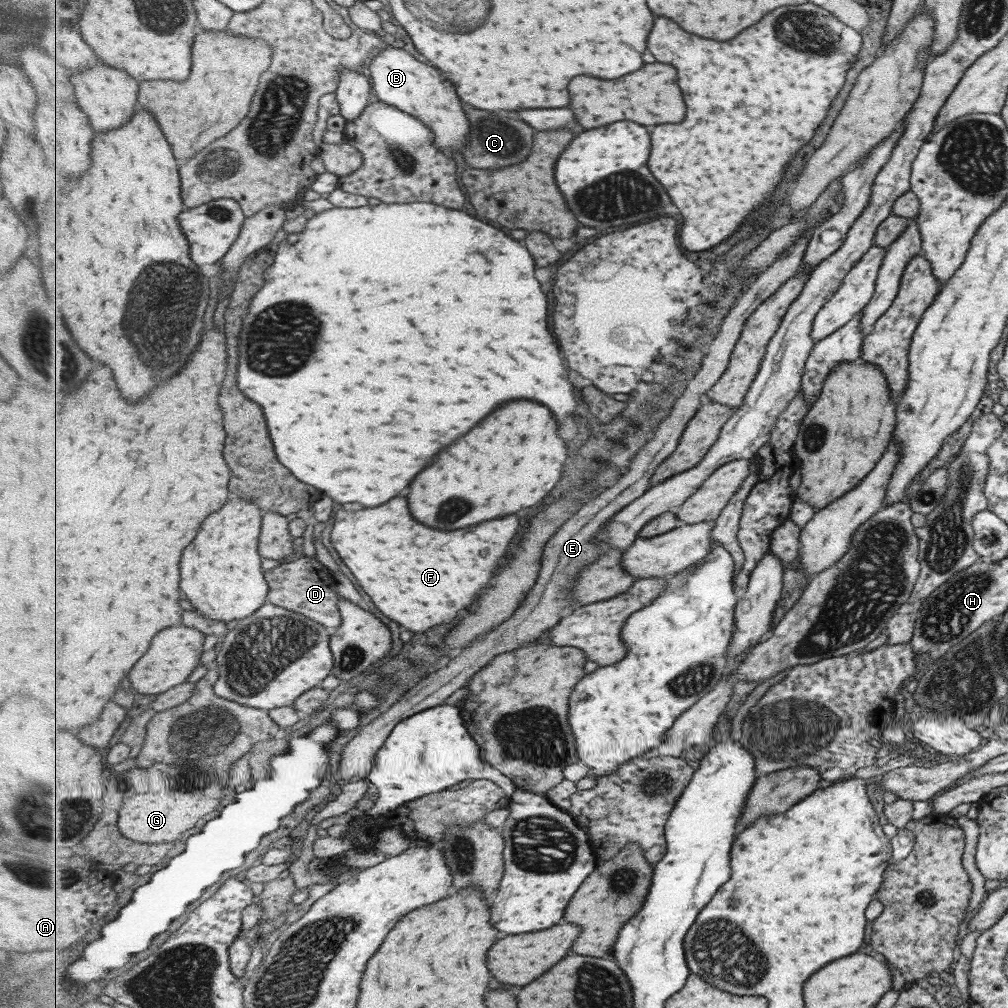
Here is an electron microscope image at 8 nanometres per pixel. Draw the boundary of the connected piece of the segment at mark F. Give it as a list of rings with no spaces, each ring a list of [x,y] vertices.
[[[393,498],[393,502],[387,502],[379,508],[365,508],[361,512],[337,512],[332,534],[339,556],[359,578],[363,590],[373,598],[379,610],[413,632],[429,632],[435,626],[453,622],[477,600],[477,596],[489,586],[489,582],[497,574],[499,562],[507,554],[519,528],[519,518],[513,514],[465,530],[439,532],[425,524],[419,524],[411,516],[407,498]]]

